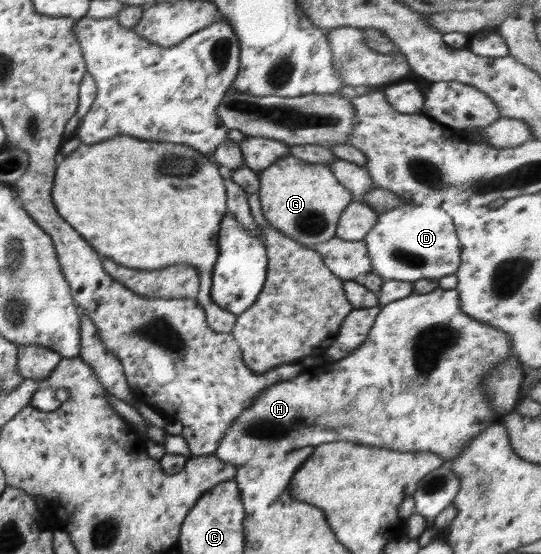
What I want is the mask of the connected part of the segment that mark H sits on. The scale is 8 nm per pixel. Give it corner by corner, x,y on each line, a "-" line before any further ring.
435,288
431,293
411,294
403,299
389,303
381,308
373,327
369,330
365,341
351,354
339,361
323,361
316,367
302,370
294,379
279,382
268,387
253,403
251,407
243,410
243,413
230,425
227,433
222,436
221,443
214,454
223,463
232,463
236,467
249,461
265,459
270,455
284,454
308,445
319,446
331,442
351,441
361,445
385,447
395,451
419,452
429,451
442,457
444,461
452,461
457,457
466,445
472,442
482,431
495,424
501,424
505,415
498,414
490,404
490,399
483,387
483,380
491,374
491,370
500,365
504,359
512,357
512,341
501,330
477,319
469,319
459,307
458,291
453,289

